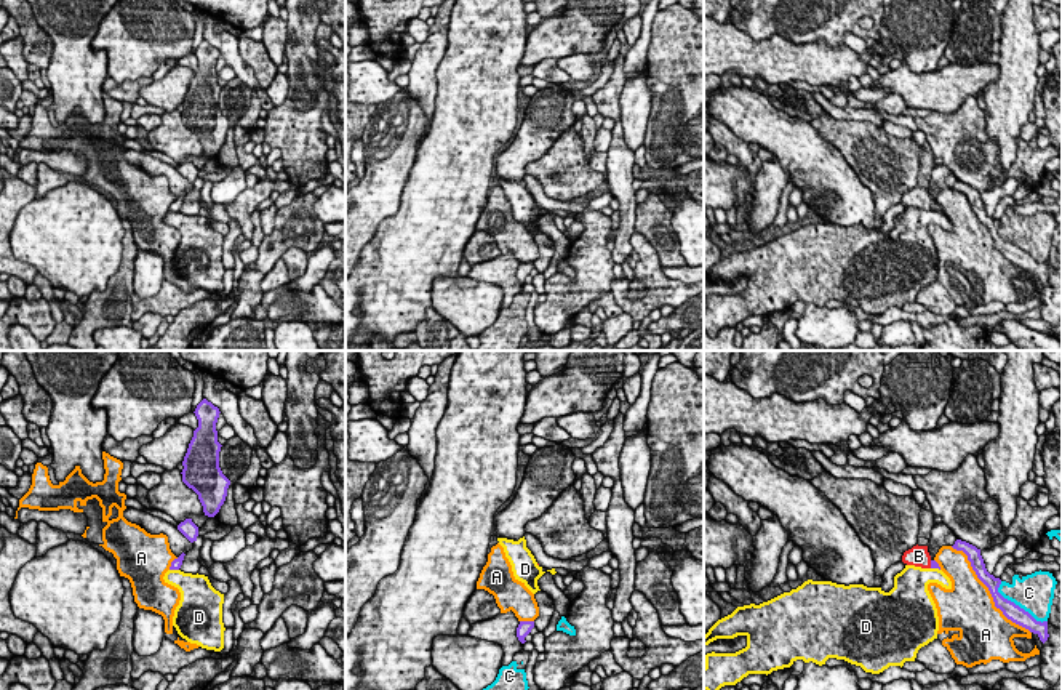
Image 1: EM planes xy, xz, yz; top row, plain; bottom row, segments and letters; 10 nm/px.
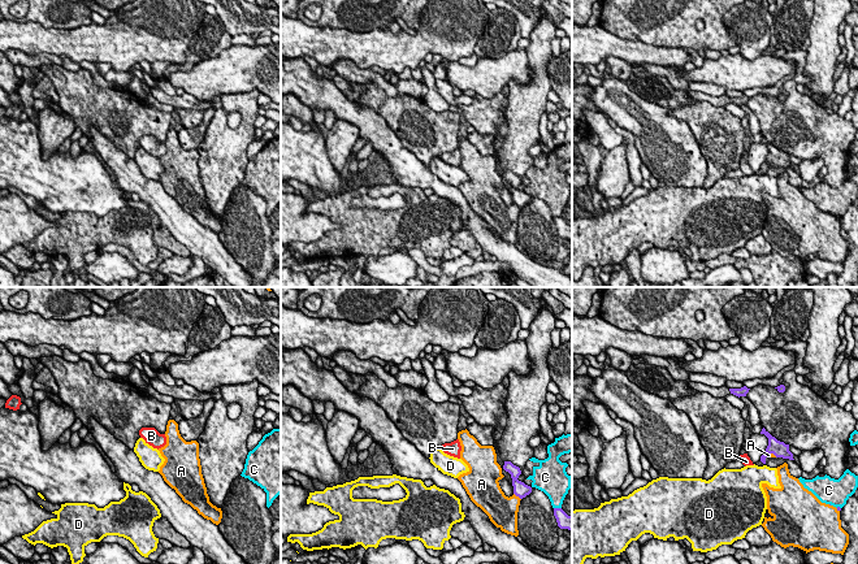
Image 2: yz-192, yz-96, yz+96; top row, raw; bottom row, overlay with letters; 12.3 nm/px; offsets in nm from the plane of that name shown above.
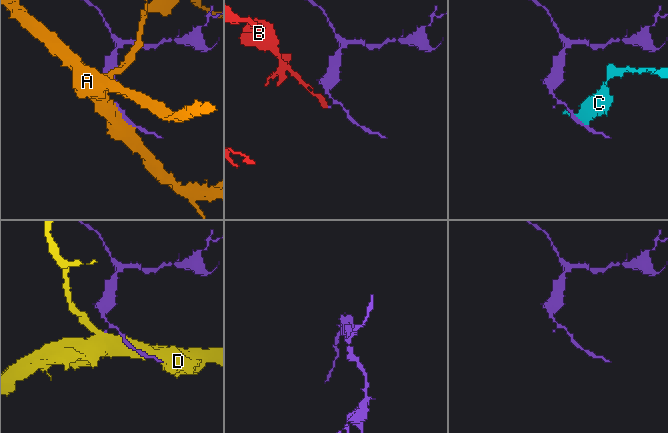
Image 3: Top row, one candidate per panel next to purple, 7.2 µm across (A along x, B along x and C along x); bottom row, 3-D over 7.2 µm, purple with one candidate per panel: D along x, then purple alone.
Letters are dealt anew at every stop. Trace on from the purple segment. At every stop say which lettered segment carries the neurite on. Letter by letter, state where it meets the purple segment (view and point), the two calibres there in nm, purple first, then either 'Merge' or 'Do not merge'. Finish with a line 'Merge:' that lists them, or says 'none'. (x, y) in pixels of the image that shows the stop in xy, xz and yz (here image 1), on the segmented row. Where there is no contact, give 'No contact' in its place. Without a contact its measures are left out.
A: Touches purple at yz (989, 589). Thickness 140 nm (purple) against 480 nm. Do not merge
B: Touches purple at yz (931, 564). Thickness 70 nm (purple) against 220 nm. Do not merge
C: Touches purple at yz (1018, 605). Thickness 170 nm (purple) against 380 nm. Do not merge
D: Touches purple at xy (175, 569). Thickness 100 nm (purple) against 260 nm. Do not merge
Merge: none

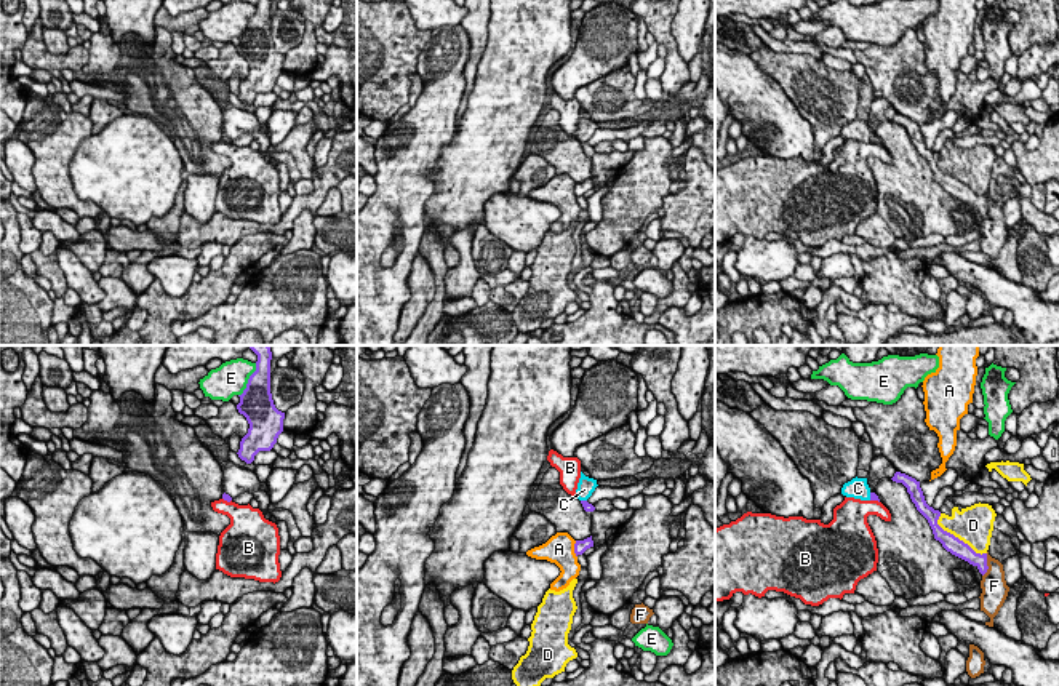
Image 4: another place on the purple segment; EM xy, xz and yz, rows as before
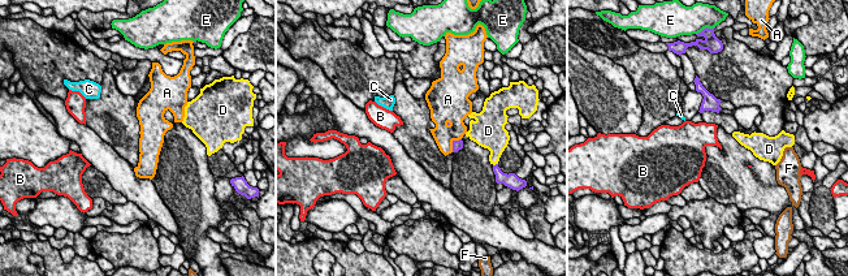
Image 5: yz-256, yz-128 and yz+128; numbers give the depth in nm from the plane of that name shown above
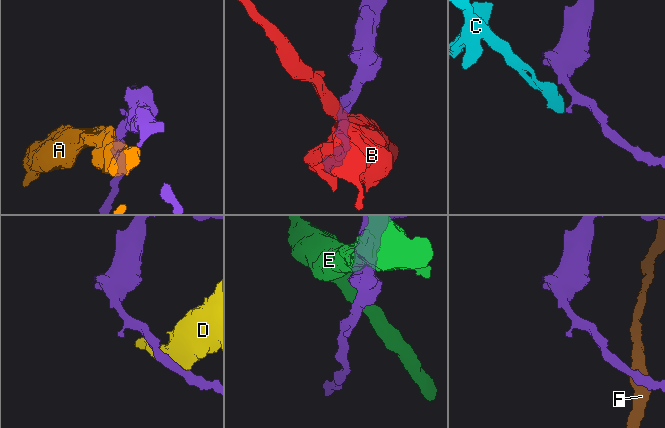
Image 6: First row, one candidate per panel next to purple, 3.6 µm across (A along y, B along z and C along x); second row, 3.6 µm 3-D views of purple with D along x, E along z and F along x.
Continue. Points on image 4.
A: Touches purple at xz (575, 549). Thickness 130 nm (purple) against 300 nm. Do not merge
B: Touches purple at xy (227, 501). Thickness 70 nm (purple) against 280 nm. Do not merge
C: Touches purple at yz (871, 496). Thickness 70 nm (purple) against 220 nm. Do not merge
D: Touches purple at yz (957, 538). Thickness 170 nm (purple) against 380 nm. Do not merge
E: Touches purple at xy (248, 379). Thickness 320 nm (purple) against 340 nm. Do not merge
F: Touches purple at yz (986, 565). Thickness 160 nm (purple) against 260 nm. Do not merge
Merge: none

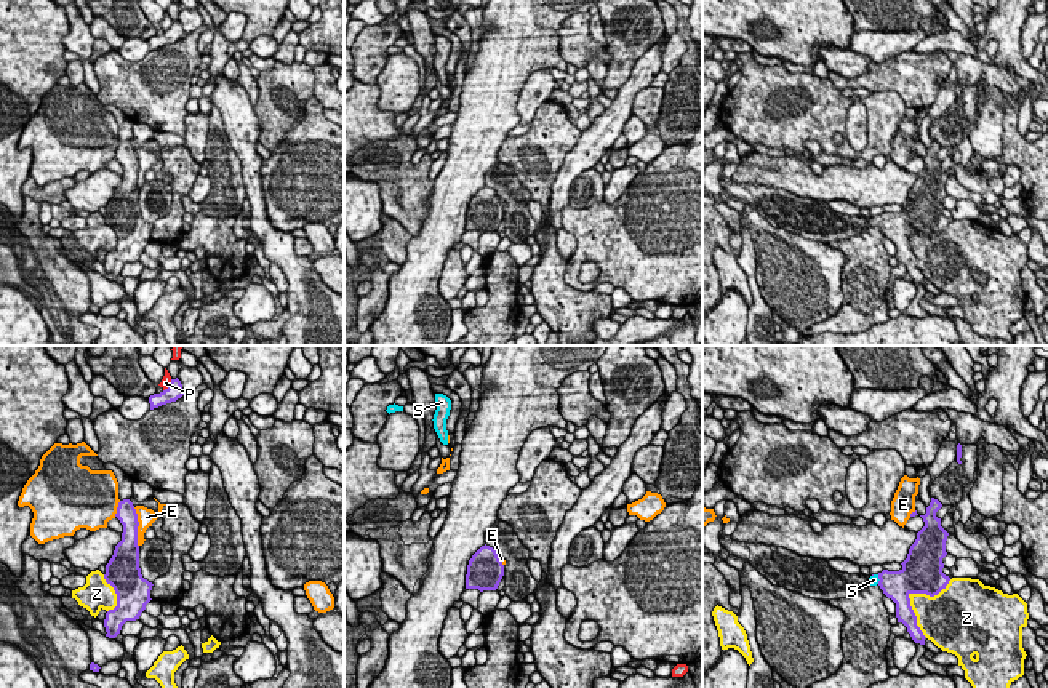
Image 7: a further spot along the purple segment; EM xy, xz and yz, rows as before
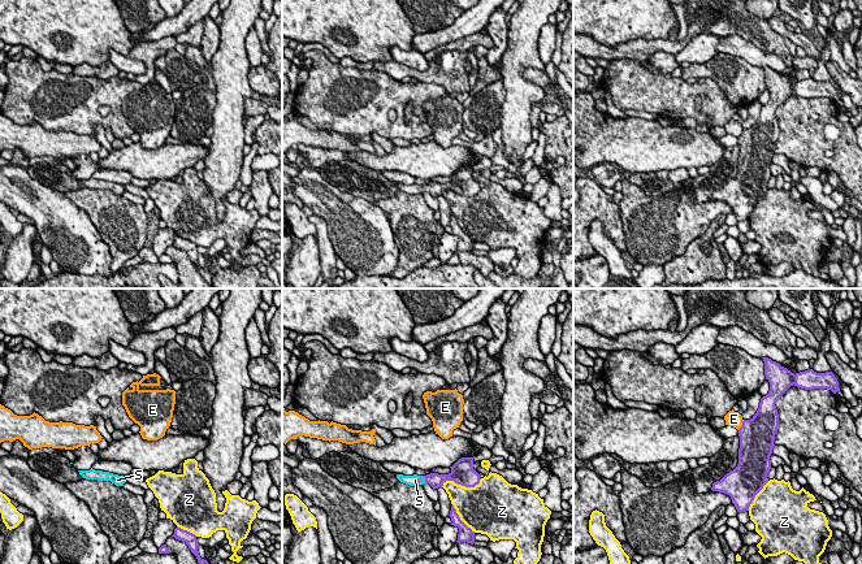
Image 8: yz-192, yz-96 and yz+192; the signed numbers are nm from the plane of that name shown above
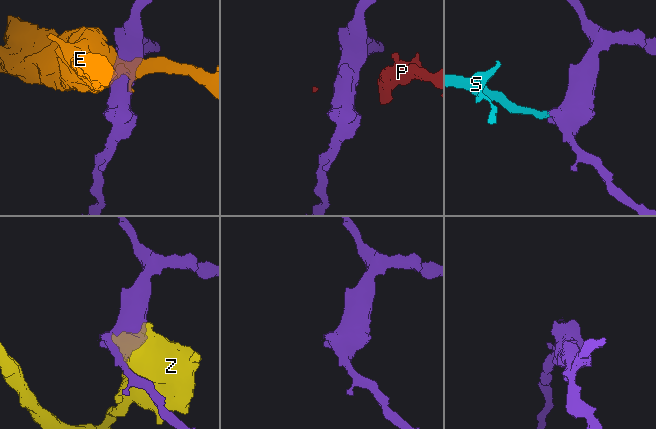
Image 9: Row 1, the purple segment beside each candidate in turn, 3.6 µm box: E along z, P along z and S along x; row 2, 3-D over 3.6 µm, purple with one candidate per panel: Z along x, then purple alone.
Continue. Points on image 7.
E: Touches purple at xy (138, 525). Thickness 200 nm (purple) against 180 nm. Do not merge
P: Touches purple at xy (170, 386). Thickness 160 nm (purple) against 100 nm. Do not merge
S: Touches purple at yz (879, 578). Thickness 280 nm (purple) against 100 nm. Merge
Z: Touches purple at yz (908, 596). Thickness 380 nm (purple) against 260 nm. Do not merge
Merge: S

